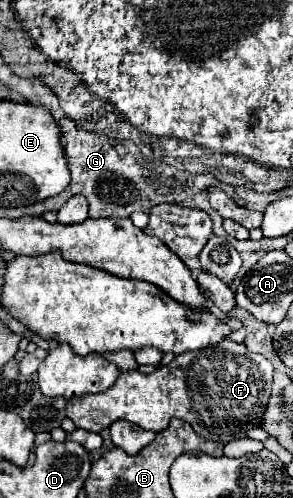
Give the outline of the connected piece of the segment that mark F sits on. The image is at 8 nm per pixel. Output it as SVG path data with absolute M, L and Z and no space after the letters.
M225 338L219 344L197 350L197 352L193 350L183 352L181 356L175 356L171 364L161 366L151 374L141 374L139 370L121 372L113 388L109 388L107 392L85 394L85 396L69 400L67 416L75 422L77 428L87 430L87 432L101 432L117 420L127 420L145 430L161 432L167 428L171 418L181 418L181 420L187 420L201 438L227 444L233 438L245 438L249 428L261 424L267 400L271 396L271 384L273 384L271 362L261 354L249 354L245 344L235 344L229 338Z

